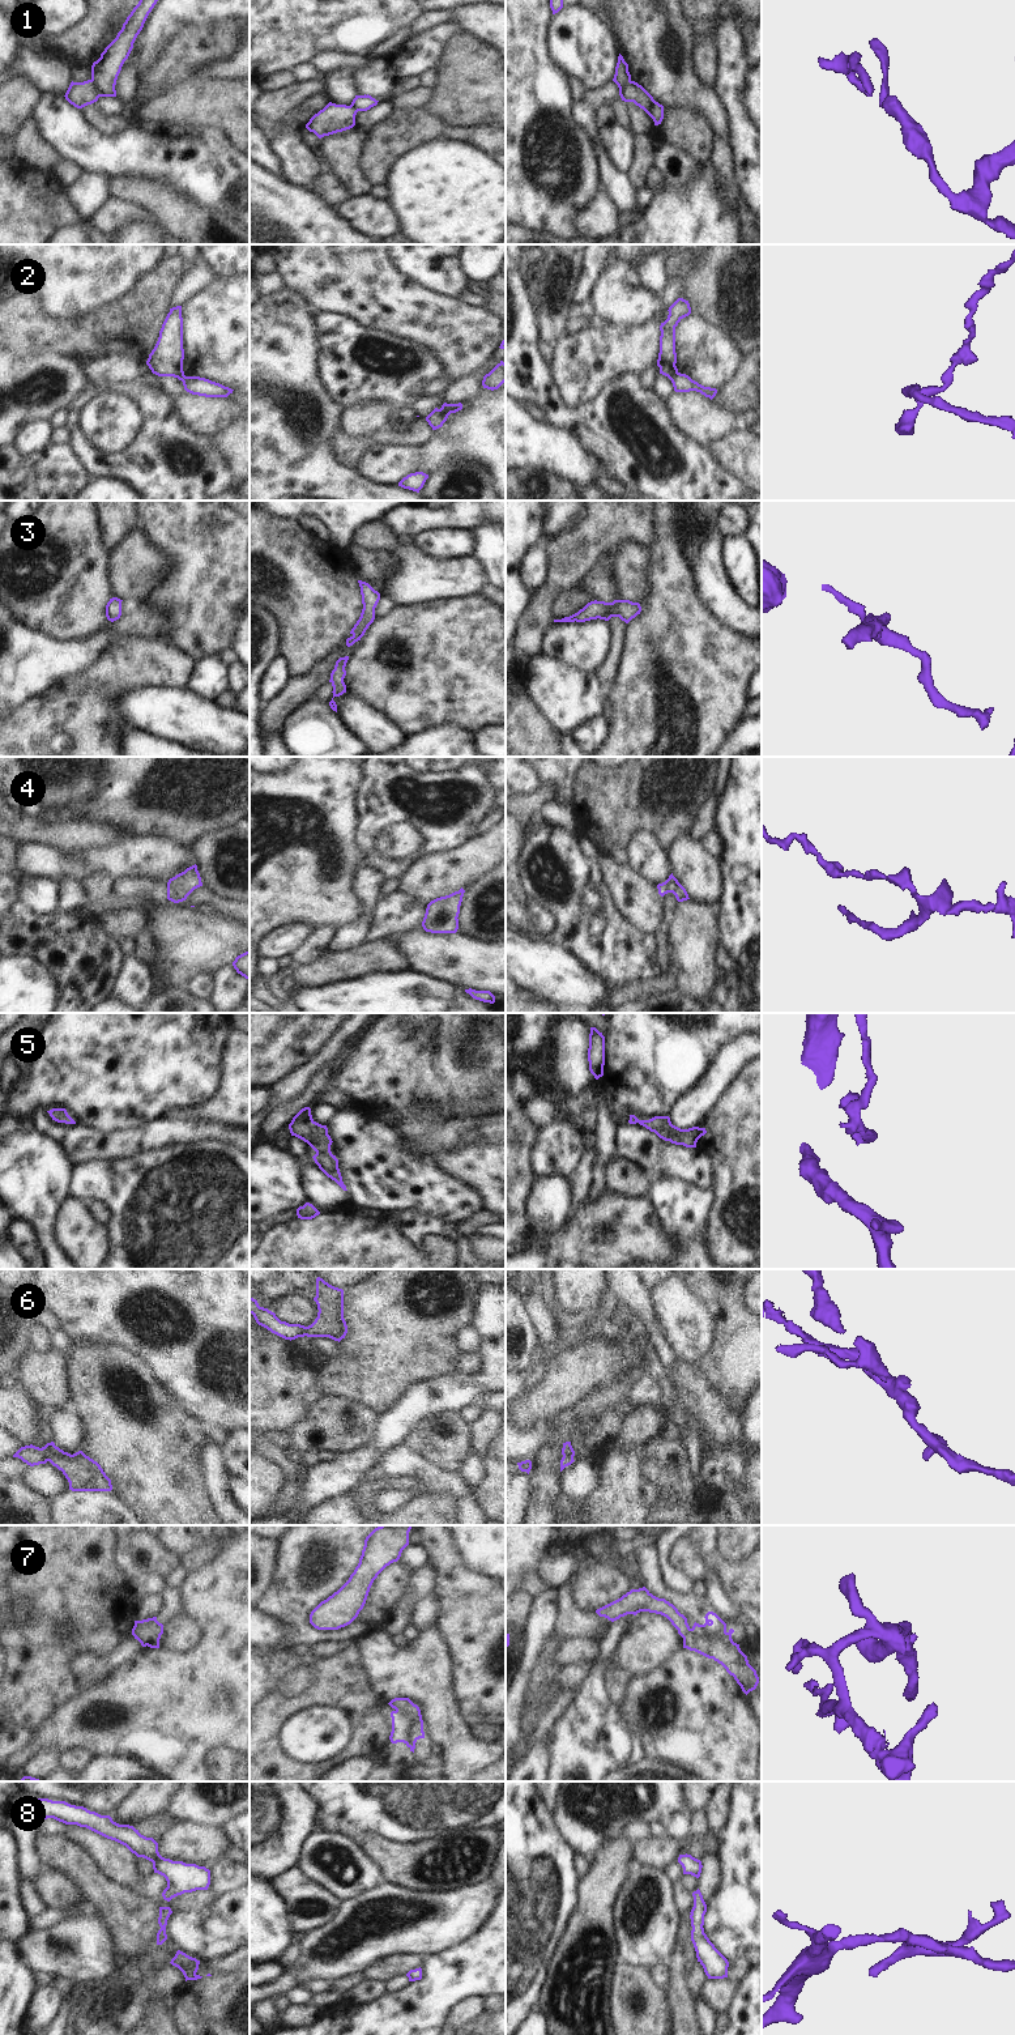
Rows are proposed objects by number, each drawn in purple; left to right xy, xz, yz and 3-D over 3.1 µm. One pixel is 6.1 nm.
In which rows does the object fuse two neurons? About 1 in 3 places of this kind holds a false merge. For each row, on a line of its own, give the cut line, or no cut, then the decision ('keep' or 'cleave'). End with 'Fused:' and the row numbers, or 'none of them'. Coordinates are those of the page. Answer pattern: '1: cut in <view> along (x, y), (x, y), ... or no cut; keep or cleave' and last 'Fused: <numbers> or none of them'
1: cut in xy along (90, 80), (101, 96); cleave
2: cut in yz along (678, 373), (669, 378); cleave
3: no cut; keep
4: no cut; keep
5: no cut; keep
6: cut in xy along (65, 1452), (48, 1460); cleave
7: no cut; keep
8: no cut; keep
Fused: 1, 2, 6

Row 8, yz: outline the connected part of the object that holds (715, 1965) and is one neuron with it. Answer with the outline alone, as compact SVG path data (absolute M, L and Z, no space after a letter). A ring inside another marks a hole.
M700 1890L692 1893L694 1907L691 1910L691 1941L694 1944L698 1962L703 1966L708 1979L724 1979L728 1977L728 1959L715 1947L704 1933L704 1915L707 1912L707 1904L703 1899Z

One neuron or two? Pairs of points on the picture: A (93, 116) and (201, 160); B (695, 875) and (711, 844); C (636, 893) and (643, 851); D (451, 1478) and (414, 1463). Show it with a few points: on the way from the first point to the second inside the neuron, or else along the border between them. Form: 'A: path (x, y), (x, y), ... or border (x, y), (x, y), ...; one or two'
A: border (85, 118), (103, 132), (110, 132), (119, 120); two
B: border (700, 842), (708, 852), (717, 858); two
C: border (627, 864), (656, 888); two
D: path (442, 1478), (423, 1468); one

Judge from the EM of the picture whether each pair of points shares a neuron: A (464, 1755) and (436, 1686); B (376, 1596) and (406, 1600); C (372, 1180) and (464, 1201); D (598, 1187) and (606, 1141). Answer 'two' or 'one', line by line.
A: one
B: two
C: one
D: one

